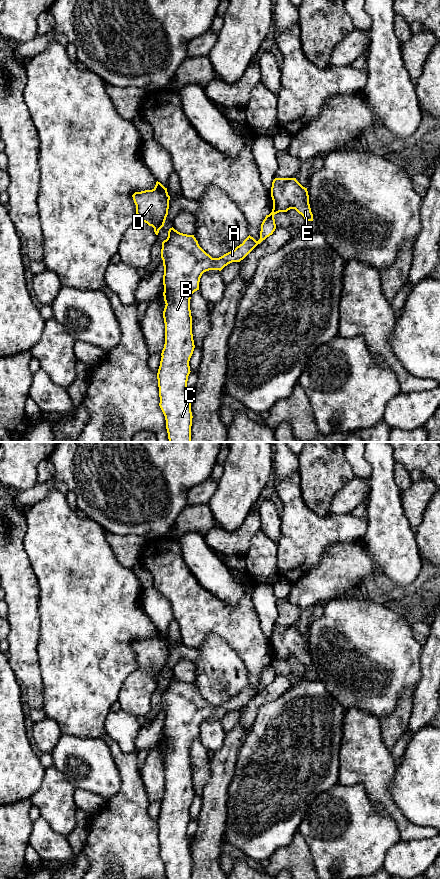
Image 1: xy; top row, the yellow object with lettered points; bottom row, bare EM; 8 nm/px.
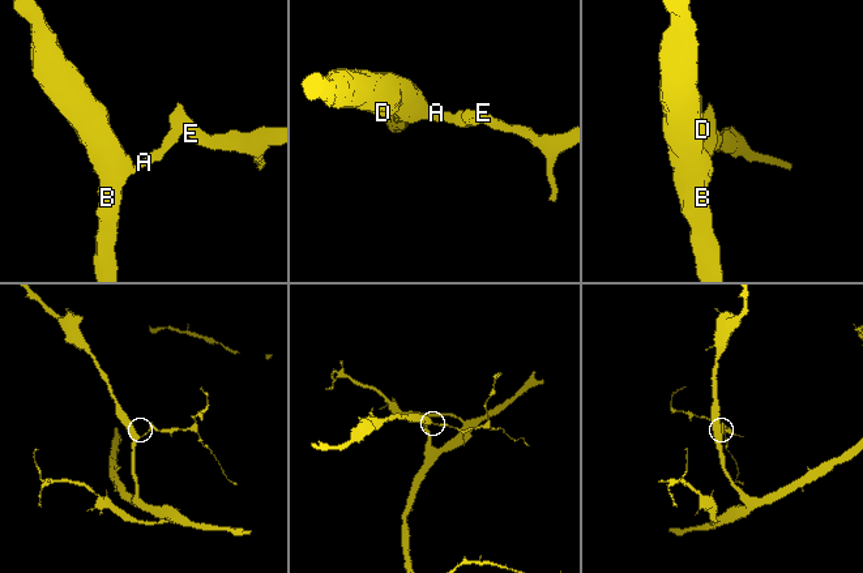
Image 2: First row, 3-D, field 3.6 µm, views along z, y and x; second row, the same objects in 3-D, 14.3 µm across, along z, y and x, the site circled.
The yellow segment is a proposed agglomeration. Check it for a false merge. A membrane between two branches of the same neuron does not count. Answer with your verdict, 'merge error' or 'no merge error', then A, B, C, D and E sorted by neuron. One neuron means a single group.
no merge error | A B C D E

